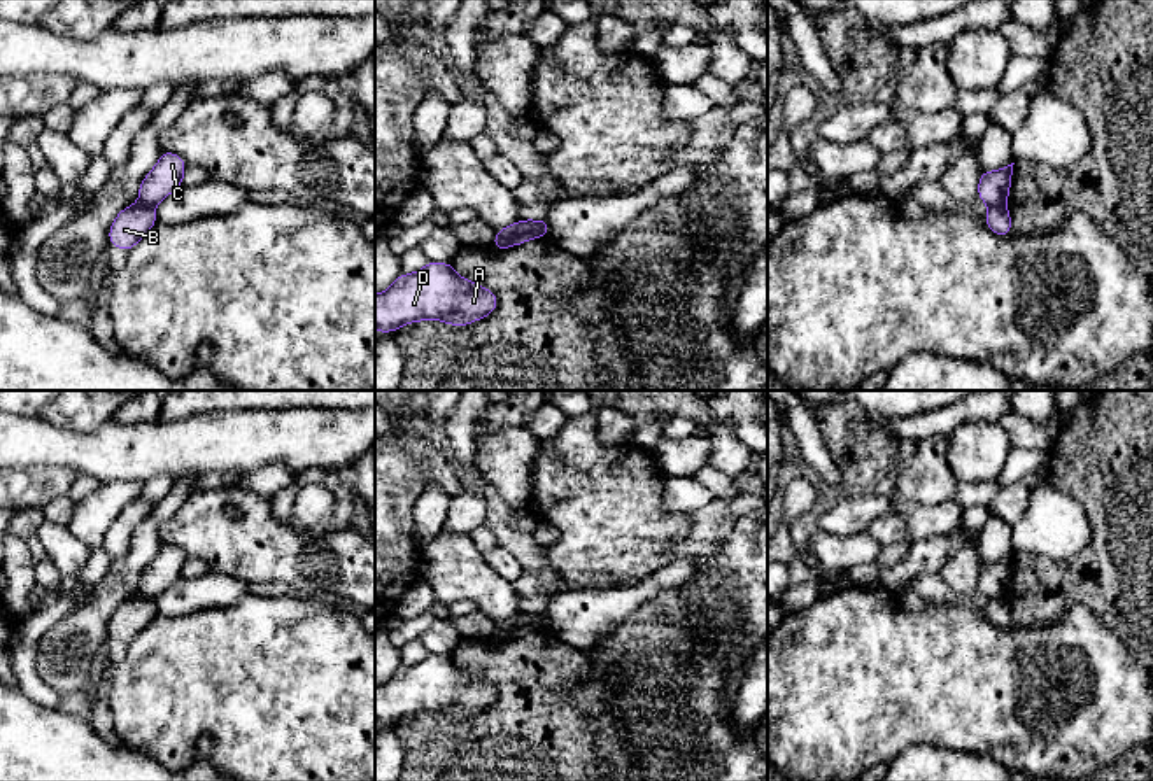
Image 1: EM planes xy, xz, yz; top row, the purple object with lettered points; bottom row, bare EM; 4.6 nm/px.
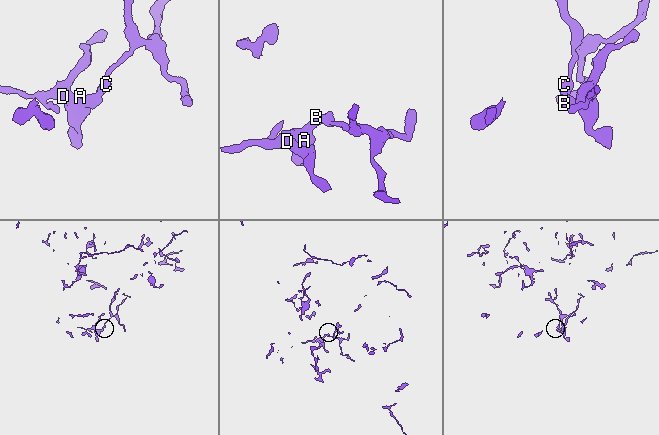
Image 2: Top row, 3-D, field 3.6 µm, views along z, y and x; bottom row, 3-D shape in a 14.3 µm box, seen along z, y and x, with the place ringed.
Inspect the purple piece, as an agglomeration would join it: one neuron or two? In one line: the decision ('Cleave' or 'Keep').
Cleave

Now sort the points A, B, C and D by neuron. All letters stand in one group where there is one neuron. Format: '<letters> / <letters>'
A B D / C

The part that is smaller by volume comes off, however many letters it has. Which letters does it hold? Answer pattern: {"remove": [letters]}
{"remove": ["C"]}

